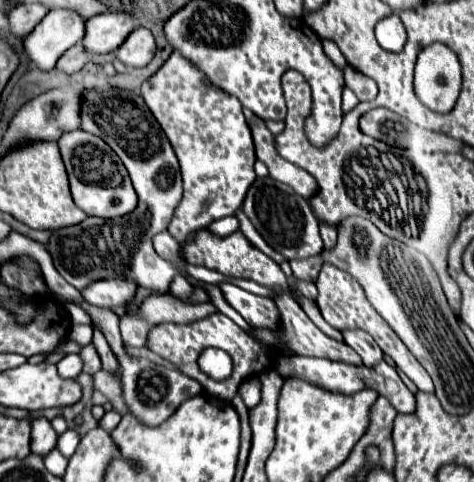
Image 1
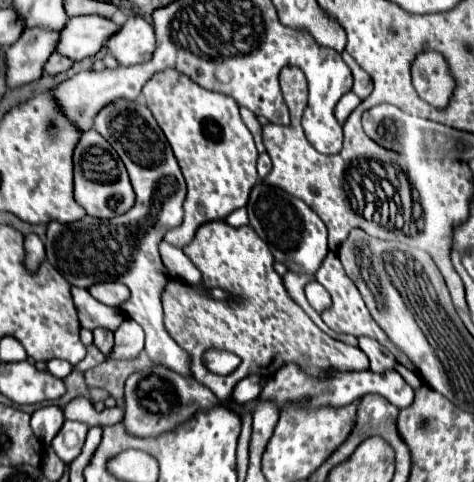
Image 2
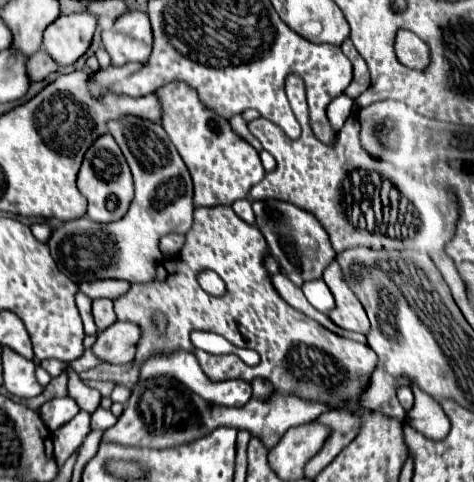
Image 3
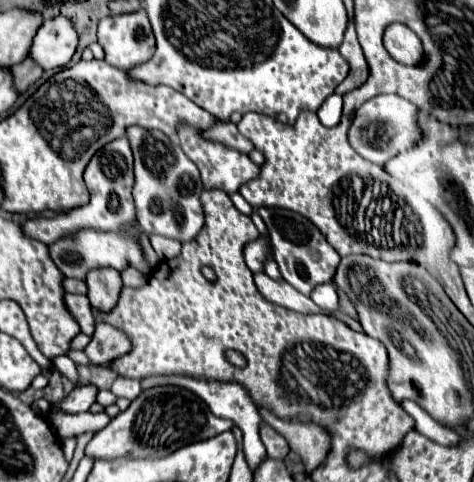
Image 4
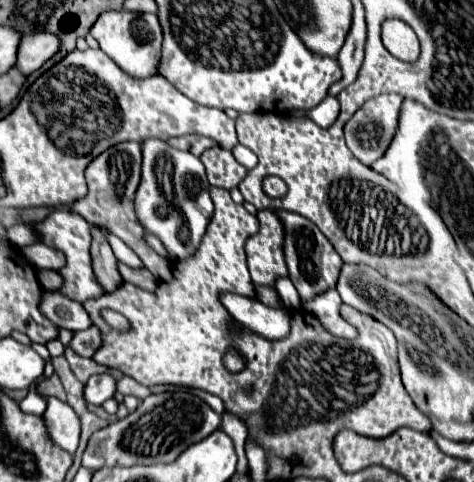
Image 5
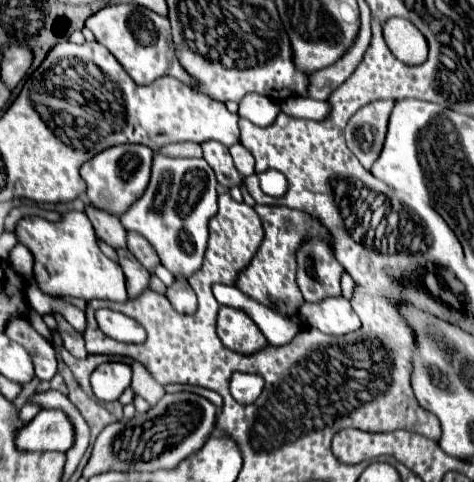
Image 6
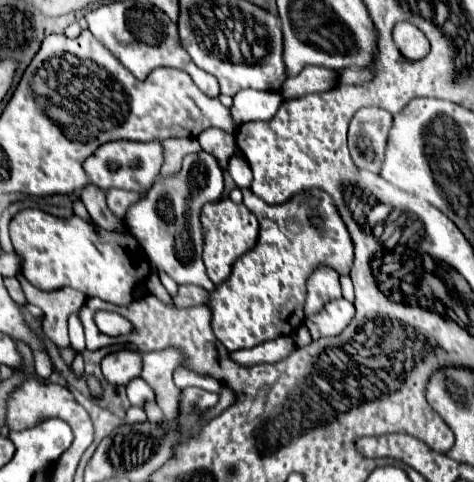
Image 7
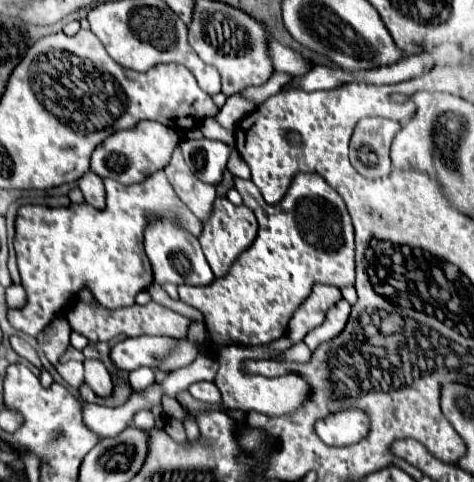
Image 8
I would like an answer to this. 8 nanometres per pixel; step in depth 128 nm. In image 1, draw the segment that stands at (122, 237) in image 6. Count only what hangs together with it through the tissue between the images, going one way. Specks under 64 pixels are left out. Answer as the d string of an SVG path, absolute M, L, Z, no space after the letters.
M94 330L94 346L96 346L98 354L100 354L102 368L104 368L106 372L110 372L110 374L116 374L116 370L118 370L118 360L116 360L114 352L110 350L110 346L108 346L108 342L106 342L106 338L104 338L104 334L102 334L100 330Z

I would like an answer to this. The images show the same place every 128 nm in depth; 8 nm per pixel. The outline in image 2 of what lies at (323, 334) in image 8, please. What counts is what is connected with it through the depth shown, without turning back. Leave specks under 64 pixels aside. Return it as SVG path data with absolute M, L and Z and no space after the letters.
M310 282L310 284L306 286L306 298L308 298L308 302L312 304L312 308L314 308L316 312L326 310L328 304L330 304L330 294L328 294L326 288L322 288L318 282Z

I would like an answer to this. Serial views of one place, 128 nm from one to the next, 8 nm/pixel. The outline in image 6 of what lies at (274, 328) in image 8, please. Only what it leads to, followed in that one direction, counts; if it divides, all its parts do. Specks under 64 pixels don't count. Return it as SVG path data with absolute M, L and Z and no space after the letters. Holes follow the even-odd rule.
M254 206L254 210L262 220L264 240L250 264L240 272L236 286L260 304L270 306L284 316L292 316L304 302L296 284L296 250L304 236L308 236L308 232L310 236L318 236L322 240L328 240L328 232L318 220L310 218L300 210L292 210L286 206ZM178 278L166 290L166 298L174 306L174 310L178 310L180 314L194 314L194 310L196 310L196 296L194 296L192 288L188 288L188 282L184 278ZM222 306L218 314L218 336L224 346L242 354L256 352L268 344L258 326L244 312L226 306Z

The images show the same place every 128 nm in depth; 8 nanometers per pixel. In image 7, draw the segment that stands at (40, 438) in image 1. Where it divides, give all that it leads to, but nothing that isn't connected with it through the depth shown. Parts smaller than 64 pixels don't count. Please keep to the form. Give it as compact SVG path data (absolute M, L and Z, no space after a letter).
M132 350L114 352L102 360L104 380L114 386L126 386L130 380L138 378L140 368L142 368L142 354Z

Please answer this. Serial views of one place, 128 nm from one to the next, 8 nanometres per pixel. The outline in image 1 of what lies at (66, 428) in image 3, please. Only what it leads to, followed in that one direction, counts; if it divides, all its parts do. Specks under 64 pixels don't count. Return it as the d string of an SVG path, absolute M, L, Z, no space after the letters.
M68 428L68 430L58 438L58 446L56 446L56 448L58 448L66 458L70 458L70 456L76 452L78 442L80 442L80 436L76 434L76 430L74 430L74 428Z

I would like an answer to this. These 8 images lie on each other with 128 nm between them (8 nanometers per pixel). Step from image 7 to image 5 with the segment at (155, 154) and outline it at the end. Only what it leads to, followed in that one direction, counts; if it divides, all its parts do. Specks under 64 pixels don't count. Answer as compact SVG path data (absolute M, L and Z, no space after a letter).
M120 142L100 156L96 156L88 168L86 168L86 182L88 182L88 196L84 200L78 200L70 206L72 212L84 216L90 226L102 228L108 234L118 236L124 240L142 260L146 269L148 269L157 280L171 280L172 267L169 260L158 255L144 240L146 230L138 222L134 214L134 192L140 184L140 162L142 162L142 152L140 144L136 142Z

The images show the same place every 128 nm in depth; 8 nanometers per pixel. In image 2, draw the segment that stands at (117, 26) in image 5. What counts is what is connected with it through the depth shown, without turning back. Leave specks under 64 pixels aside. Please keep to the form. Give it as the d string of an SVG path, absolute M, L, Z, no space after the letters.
M132 16L124 22L120 32L108 40L106 46L120 66L134 66L152 58L156 38L152 26L144 18Z

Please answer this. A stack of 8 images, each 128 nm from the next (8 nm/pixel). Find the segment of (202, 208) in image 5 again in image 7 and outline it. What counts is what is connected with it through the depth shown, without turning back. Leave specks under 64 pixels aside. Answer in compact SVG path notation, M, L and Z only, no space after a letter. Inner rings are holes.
M204 150L198 154L188 154L176 176L162 176L156 180L154 186L136 204L132 204L124 216L124 224L128 224L128 230L136 236L154 266L164 270L178 285L196 284L206 290L214 290L202 262L204 234L200 212L204 204L220 200L222 186L222 170L218 168L214 156ZM177 256L182 256L182 263Z

